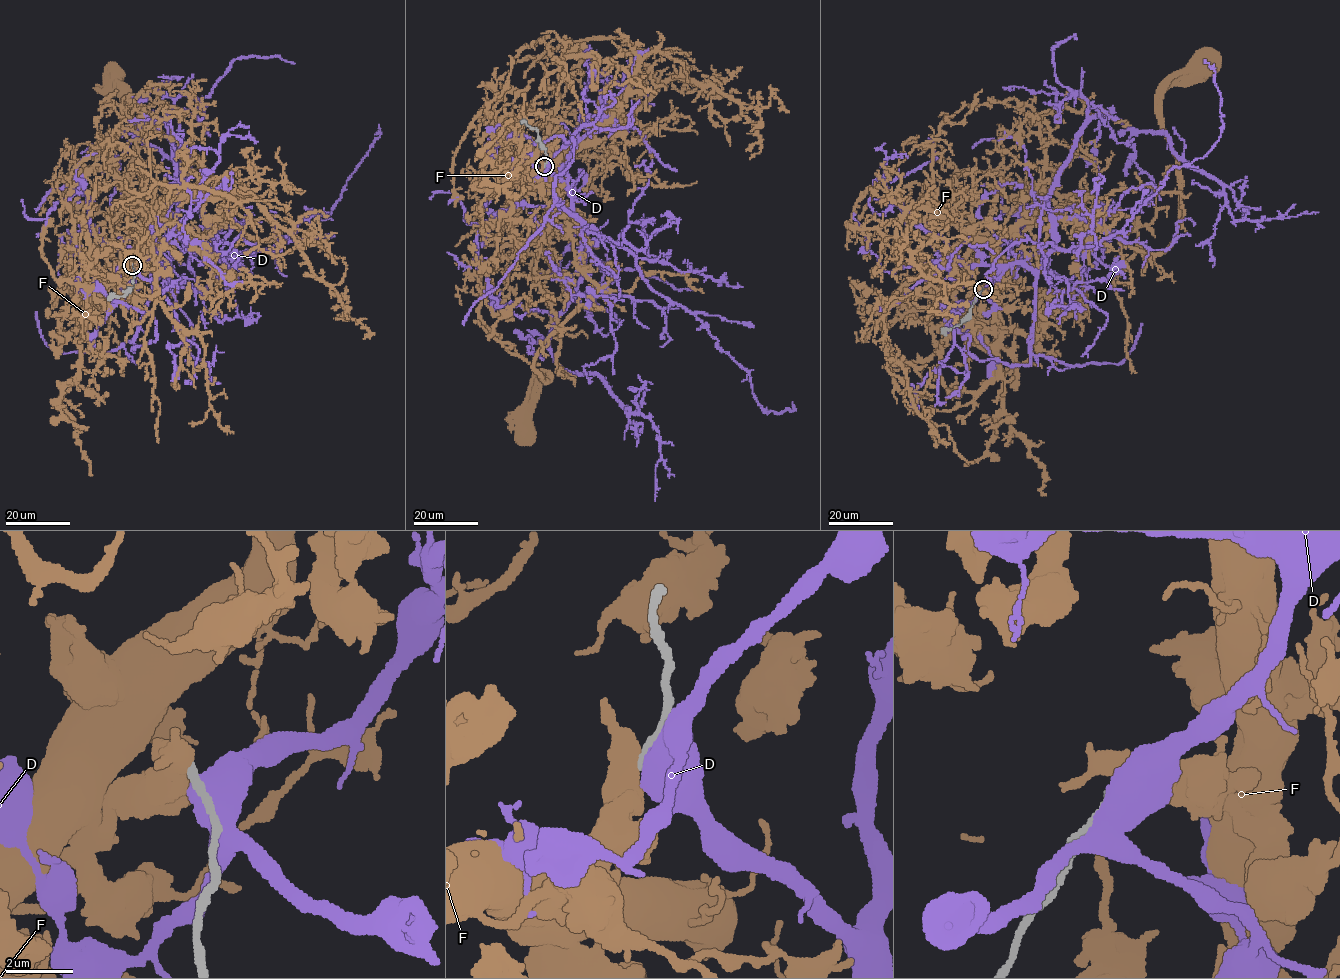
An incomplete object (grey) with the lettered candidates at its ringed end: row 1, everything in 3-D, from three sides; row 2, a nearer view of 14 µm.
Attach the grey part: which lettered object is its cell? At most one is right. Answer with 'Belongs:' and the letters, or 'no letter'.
Belongs: no letter

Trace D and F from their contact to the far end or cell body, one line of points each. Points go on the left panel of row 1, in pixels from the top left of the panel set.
D: (133, 268), (183, 249), (170, 127), (153, 119), (138, 138), (178, 168), (221, 268)
F: (132, 265), (152, 211), (180, 237), (133, 259), (111, 253), (136, 136), (129, 89), (112, 77)

